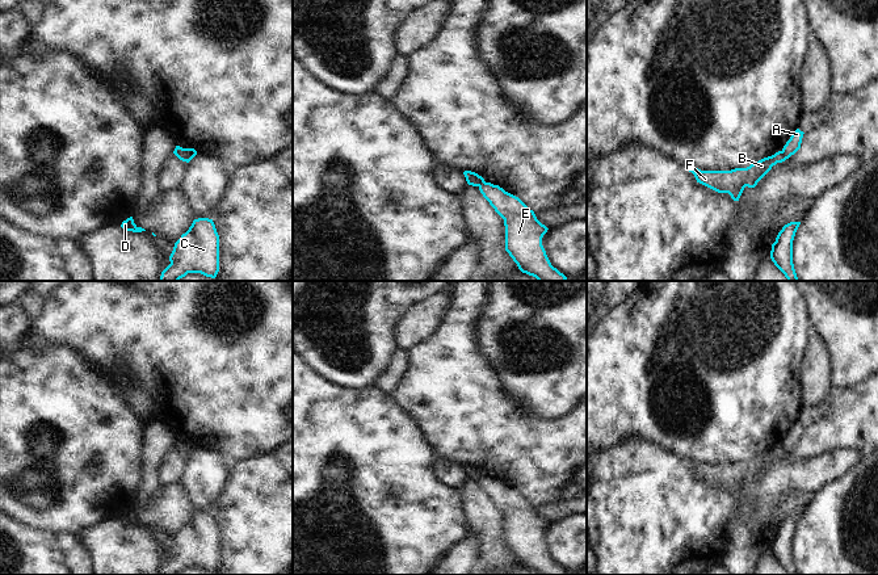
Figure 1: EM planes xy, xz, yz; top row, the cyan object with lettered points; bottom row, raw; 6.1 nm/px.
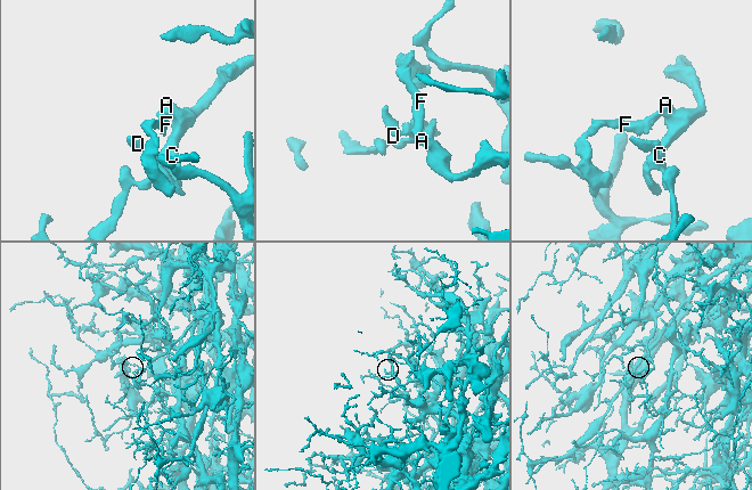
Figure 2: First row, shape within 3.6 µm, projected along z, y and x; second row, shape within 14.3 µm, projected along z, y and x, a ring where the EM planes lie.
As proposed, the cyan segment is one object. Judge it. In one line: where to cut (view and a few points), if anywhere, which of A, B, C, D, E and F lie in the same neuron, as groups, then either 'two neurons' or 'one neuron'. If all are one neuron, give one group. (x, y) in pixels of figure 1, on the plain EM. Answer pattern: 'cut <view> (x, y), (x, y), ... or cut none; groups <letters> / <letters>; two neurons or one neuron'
cut yz (781, 445), (786, 452); groups A C D E / B F; two neurons

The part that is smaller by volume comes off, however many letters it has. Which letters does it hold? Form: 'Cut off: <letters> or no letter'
Cut off: B, F

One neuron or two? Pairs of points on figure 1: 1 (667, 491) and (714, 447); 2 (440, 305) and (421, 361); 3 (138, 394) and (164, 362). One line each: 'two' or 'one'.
1: two
2: two
3: two

